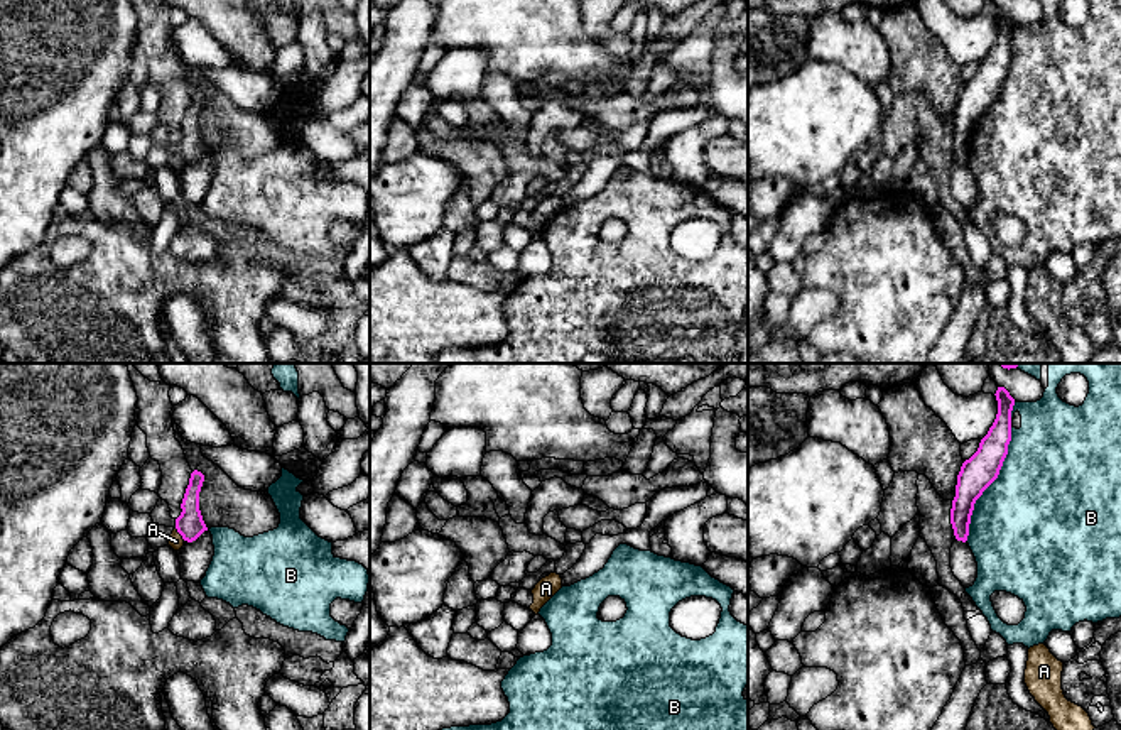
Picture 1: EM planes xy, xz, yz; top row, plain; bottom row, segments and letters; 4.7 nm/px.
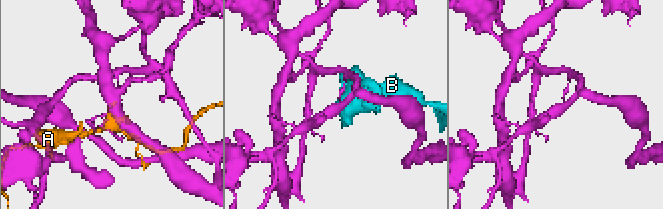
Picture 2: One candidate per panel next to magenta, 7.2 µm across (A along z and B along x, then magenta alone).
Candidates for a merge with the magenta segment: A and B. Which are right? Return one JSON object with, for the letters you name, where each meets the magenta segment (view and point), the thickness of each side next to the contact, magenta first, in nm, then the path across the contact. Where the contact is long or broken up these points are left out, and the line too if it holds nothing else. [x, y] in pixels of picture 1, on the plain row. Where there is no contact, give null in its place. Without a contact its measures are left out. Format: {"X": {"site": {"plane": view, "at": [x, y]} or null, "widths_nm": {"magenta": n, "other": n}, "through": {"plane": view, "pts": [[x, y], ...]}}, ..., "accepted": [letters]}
{"accepted": []}

